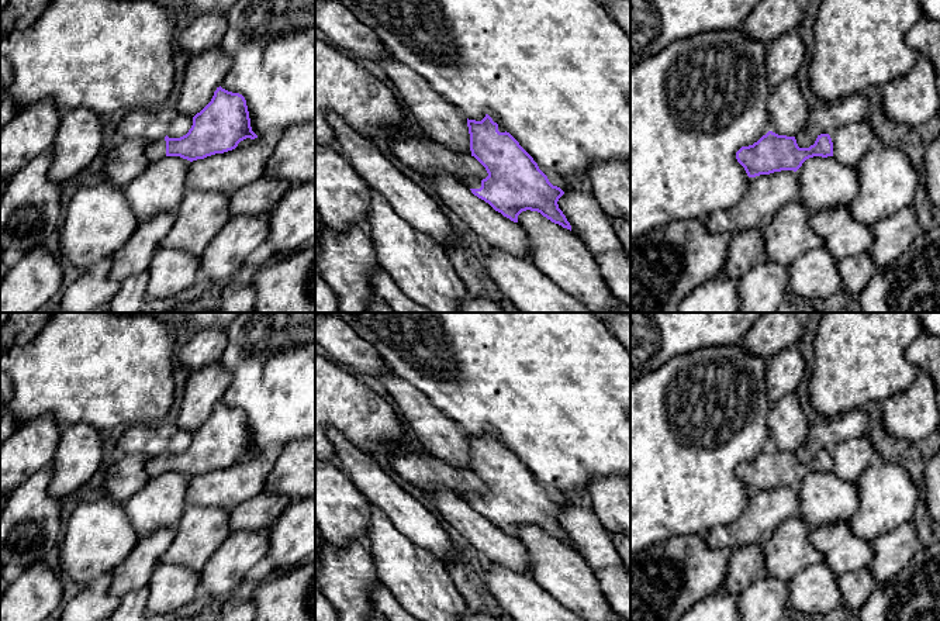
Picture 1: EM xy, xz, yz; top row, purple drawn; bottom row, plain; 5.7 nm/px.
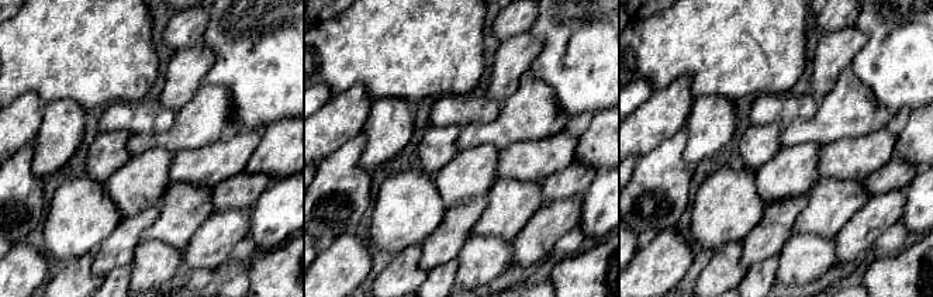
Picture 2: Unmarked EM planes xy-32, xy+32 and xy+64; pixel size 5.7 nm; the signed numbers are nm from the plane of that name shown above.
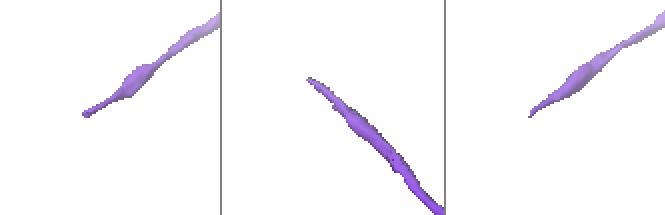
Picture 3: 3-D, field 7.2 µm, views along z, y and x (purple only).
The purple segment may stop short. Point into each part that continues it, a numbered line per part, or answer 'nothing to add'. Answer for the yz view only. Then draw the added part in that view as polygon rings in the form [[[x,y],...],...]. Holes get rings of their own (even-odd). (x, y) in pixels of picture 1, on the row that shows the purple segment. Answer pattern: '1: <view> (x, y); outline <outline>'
nothing to add

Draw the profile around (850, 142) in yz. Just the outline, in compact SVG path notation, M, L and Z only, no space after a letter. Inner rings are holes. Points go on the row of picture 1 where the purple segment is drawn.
M868 121L851 123L830 134L833 158L841 165L856 168L867 151L875 146L877 138Z

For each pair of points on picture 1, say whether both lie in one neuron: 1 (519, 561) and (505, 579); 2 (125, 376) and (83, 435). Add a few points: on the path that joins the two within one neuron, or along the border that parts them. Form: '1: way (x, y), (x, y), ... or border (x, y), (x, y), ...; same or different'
1: border (484, 561), (501, 563), (528, 576); different
2: border (62, 427), (86, 423), (104, 434); different

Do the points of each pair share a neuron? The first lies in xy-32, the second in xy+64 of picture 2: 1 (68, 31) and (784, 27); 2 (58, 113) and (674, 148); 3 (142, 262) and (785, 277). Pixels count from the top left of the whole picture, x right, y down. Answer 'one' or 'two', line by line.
1: one
2: two
3: one

